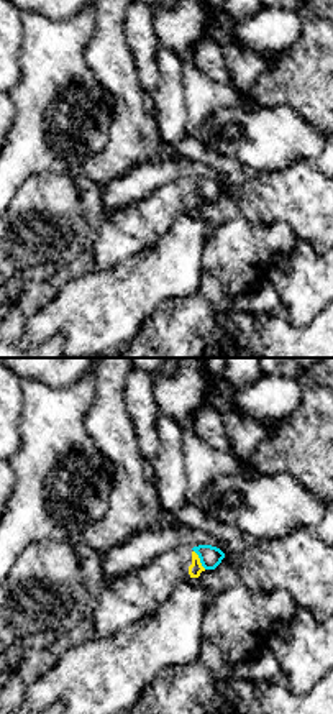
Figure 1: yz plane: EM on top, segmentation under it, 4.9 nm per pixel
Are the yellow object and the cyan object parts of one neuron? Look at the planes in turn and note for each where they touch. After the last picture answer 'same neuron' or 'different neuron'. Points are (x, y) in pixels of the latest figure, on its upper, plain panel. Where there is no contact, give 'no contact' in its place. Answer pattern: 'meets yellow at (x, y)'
meets yellow at (199, 192)

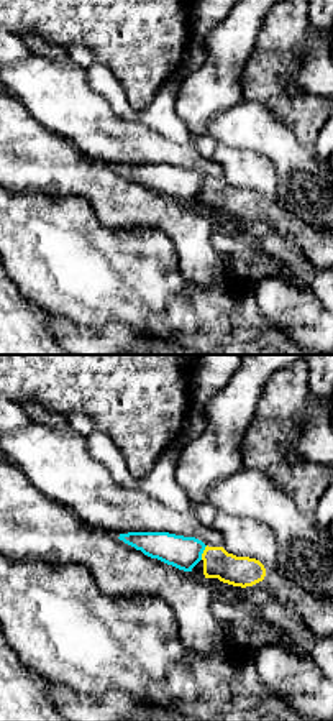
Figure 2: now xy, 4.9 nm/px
meets yellow at (204, 184)

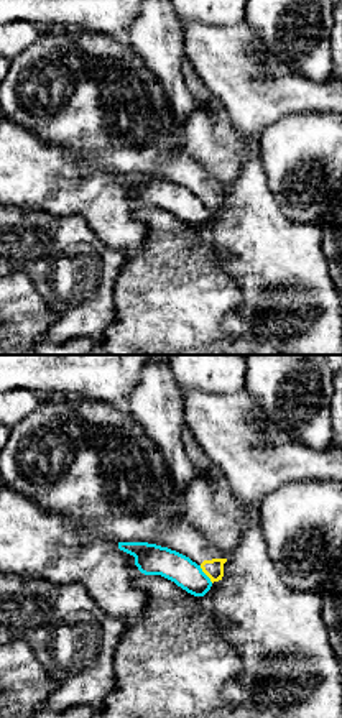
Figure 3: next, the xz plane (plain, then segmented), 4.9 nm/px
meets yellow at (204, 204)

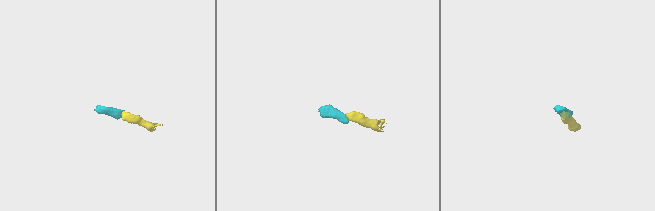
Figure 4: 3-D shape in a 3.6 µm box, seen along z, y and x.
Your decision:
different neuron

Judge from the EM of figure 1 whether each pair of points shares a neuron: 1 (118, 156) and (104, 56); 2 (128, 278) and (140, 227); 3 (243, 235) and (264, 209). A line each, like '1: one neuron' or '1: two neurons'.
1: one neuron
2: two neurons
3: two neurons

